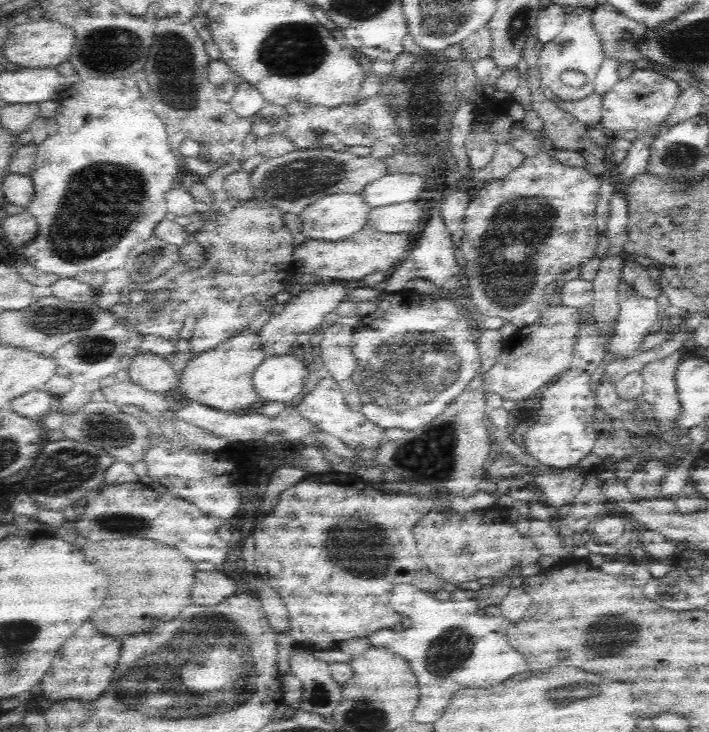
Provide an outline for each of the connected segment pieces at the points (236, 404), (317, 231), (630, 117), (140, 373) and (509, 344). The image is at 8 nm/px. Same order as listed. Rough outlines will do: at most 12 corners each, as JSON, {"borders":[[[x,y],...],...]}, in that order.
{"borders":[[[244,328],[191,358],[177,402],[244,412],[267,358]],[[362,194],[322,196],[302,214],[307,238],[350,239],[374,207]],[[638,69],[603,96],[611,137],[656,129],[682,84]],[[135,352],[125,377],[171,395],[176,371],[169,357]],[[546,305],[503,341],[483,390],[539,395],[570,368],[580,311]]]}

